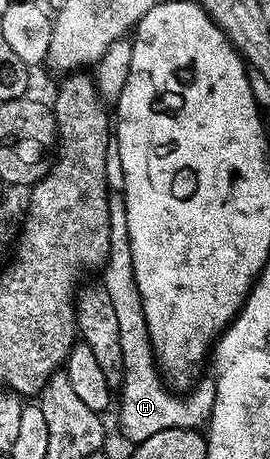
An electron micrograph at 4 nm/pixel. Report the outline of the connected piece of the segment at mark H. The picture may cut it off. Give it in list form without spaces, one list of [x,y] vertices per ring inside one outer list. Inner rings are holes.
[[[115,193],[110,196],[109,213],[110,243],[107,261],[101,271],[101,283],[105,291],[109,291],[109,299],[113,299],[113,311],[117,311],[117,327],[121,331],[123,379],[117,393],[119,429],[131,443],[140,443],[161,431],[199,429],[206,426],[211,415],[212,386],[200,384],[192,388],[186,396],[176,395],[165,384],[159,372],[151,346],[149,327],[145,323],[141,291],[137,291],[137,275],[133,271],[133,247],[129,243],[128,213],[122,194]]]

